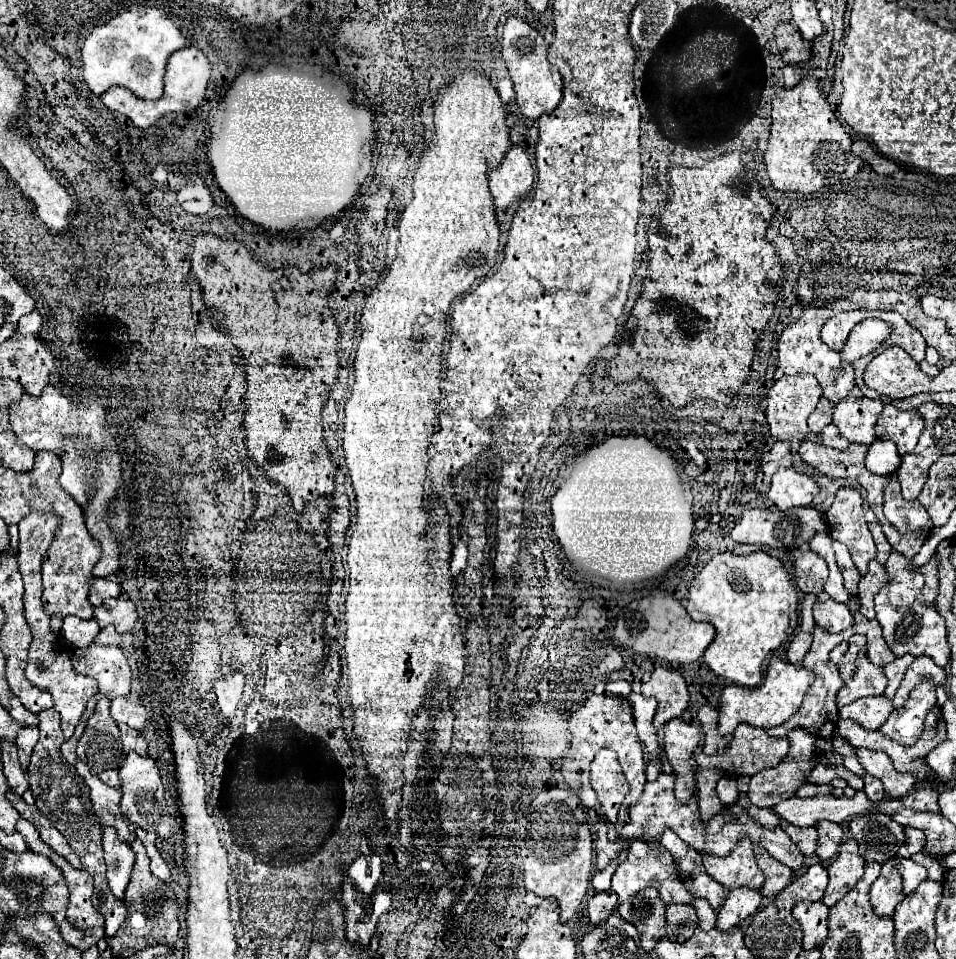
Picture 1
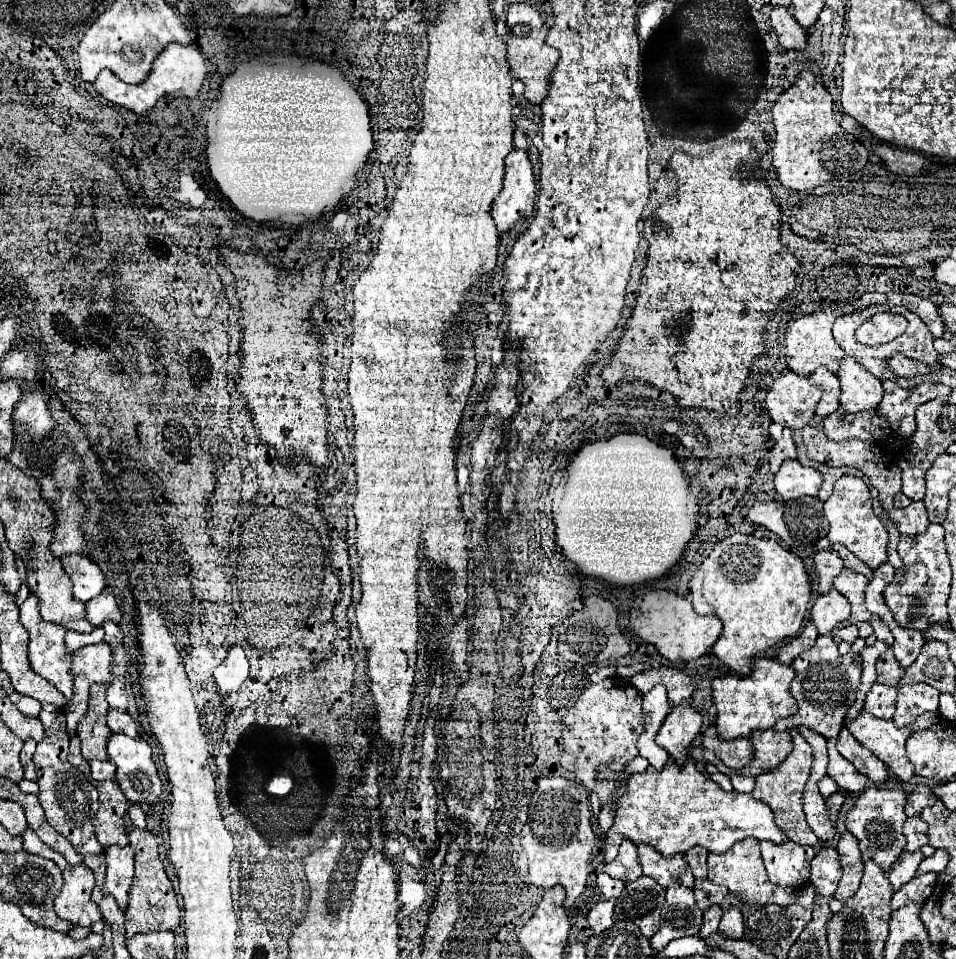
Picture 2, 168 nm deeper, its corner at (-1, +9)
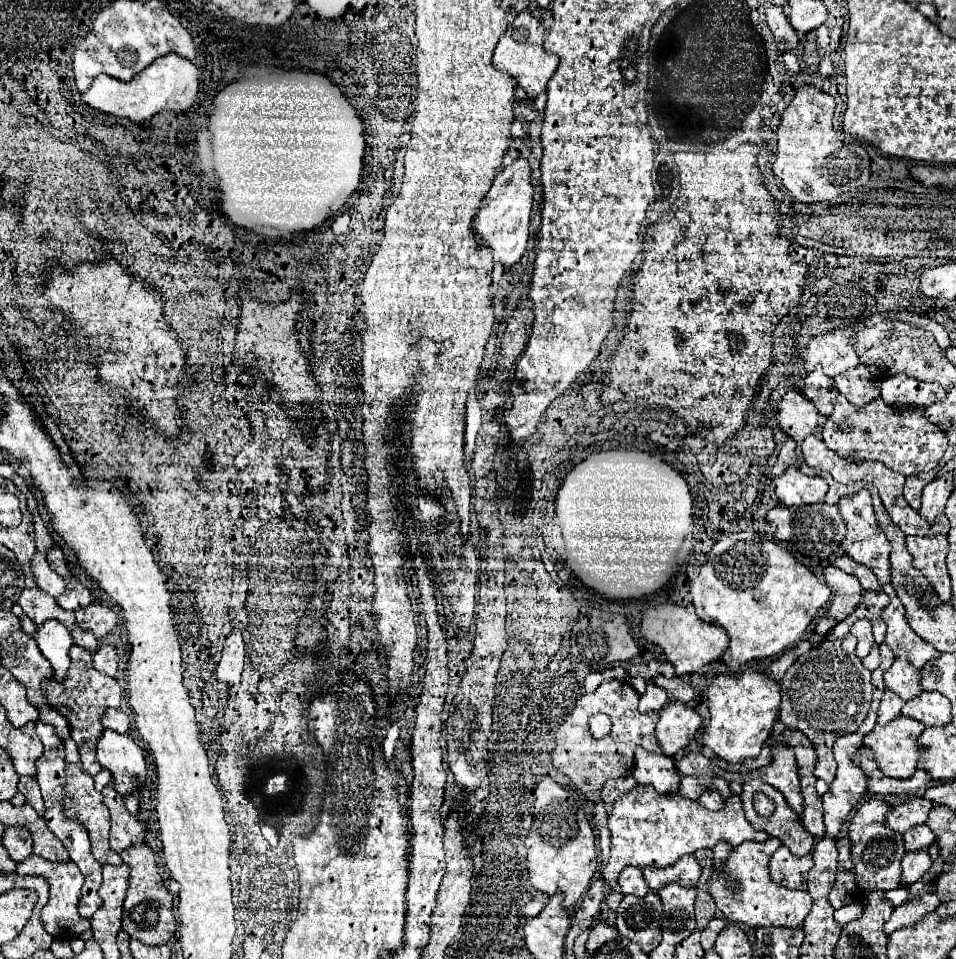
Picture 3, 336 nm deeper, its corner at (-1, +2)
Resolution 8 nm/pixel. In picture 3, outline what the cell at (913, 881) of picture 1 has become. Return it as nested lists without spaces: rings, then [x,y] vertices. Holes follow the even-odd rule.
[[[928,892],[912,902],[904,902],[902,906],[894,908],[890,920],[884,924],[884,930],[886,930],[886,934],[892,934],[894,930],[898,930],[902,926],[914,926],[922,920],[924,914],[934,912],[938,906],[940,906],[940,900],[934,892]]]

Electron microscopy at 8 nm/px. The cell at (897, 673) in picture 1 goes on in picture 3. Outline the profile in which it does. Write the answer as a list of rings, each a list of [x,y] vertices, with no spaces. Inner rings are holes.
[[[884,584],[882,590],[890,596],[890,604],[884,608],[882,618],[888,624],[886,644],[890,646],[890,650],[894,652],[894,656],[908,656],[908,660],[916,668],[922,668],[928,660],[940,656],[940,652],[932,644],[928,644],[926,640],[922,640],[908,626],[908,622],[904,618],[904,606],[900,604],[900,600],[898,600],[892,584]]]

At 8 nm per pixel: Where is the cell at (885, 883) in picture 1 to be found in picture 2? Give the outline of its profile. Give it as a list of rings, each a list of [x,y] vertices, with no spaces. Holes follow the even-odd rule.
[[[904,851],[898,861],[892,865],[892,869],[884,871],[884,877],[890,881],[892,889],[900,889],[904,883],[908,883],[914,875],[916,875],[916,869],[920,865],[920,861],[924,859],[922,851],[914,851],[914,853],[908,853]]]

